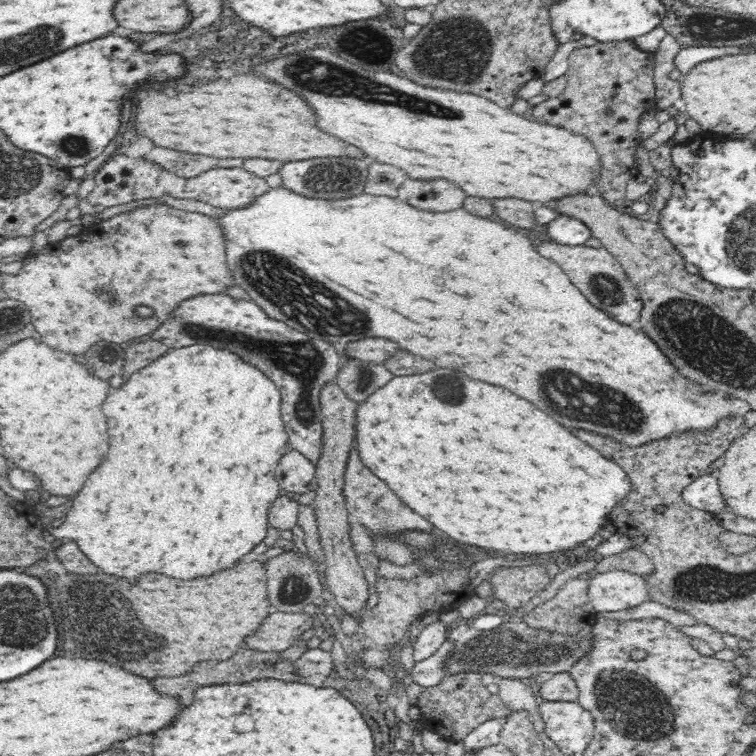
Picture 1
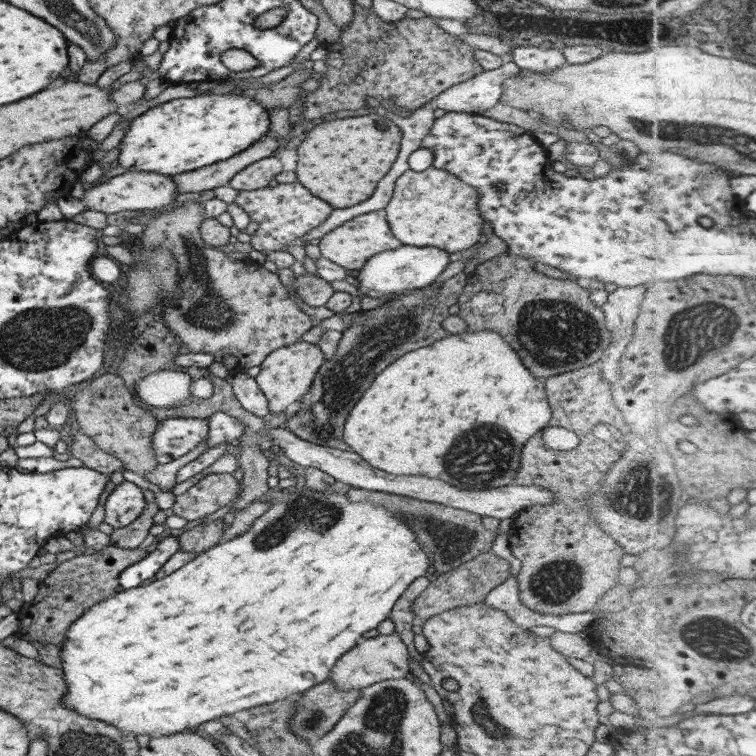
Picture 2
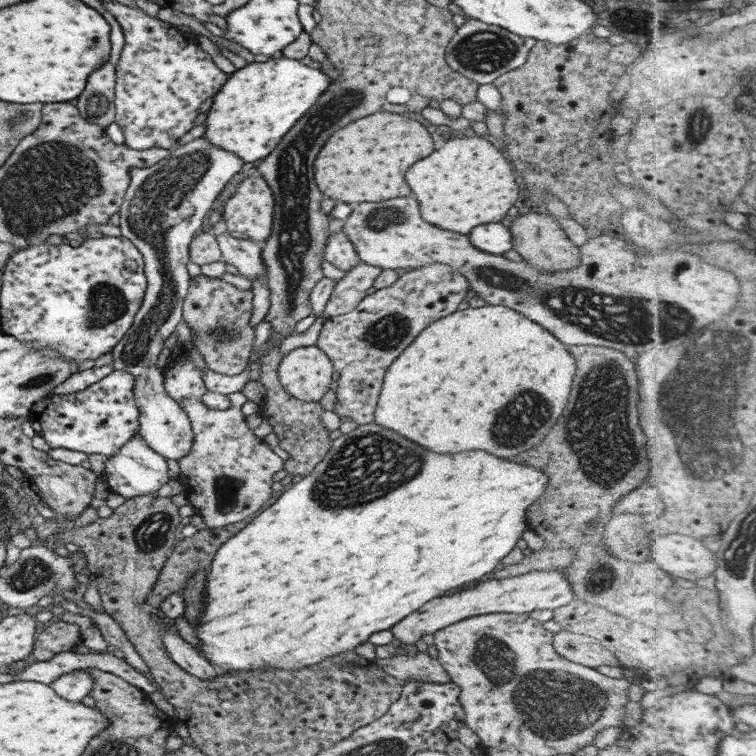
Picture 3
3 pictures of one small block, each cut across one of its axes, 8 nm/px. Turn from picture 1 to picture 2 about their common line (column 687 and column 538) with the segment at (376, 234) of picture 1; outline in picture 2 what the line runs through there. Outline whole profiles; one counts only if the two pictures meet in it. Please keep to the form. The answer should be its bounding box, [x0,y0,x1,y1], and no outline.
[344,330,552,490]

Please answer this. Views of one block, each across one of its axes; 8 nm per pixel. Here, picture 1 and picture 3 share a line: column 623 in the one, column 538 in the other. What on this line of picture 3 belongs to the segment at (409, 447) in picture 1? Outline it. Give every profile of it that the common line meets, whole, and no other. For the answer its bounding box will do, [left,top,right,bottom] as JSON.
[196,423,548,670]

